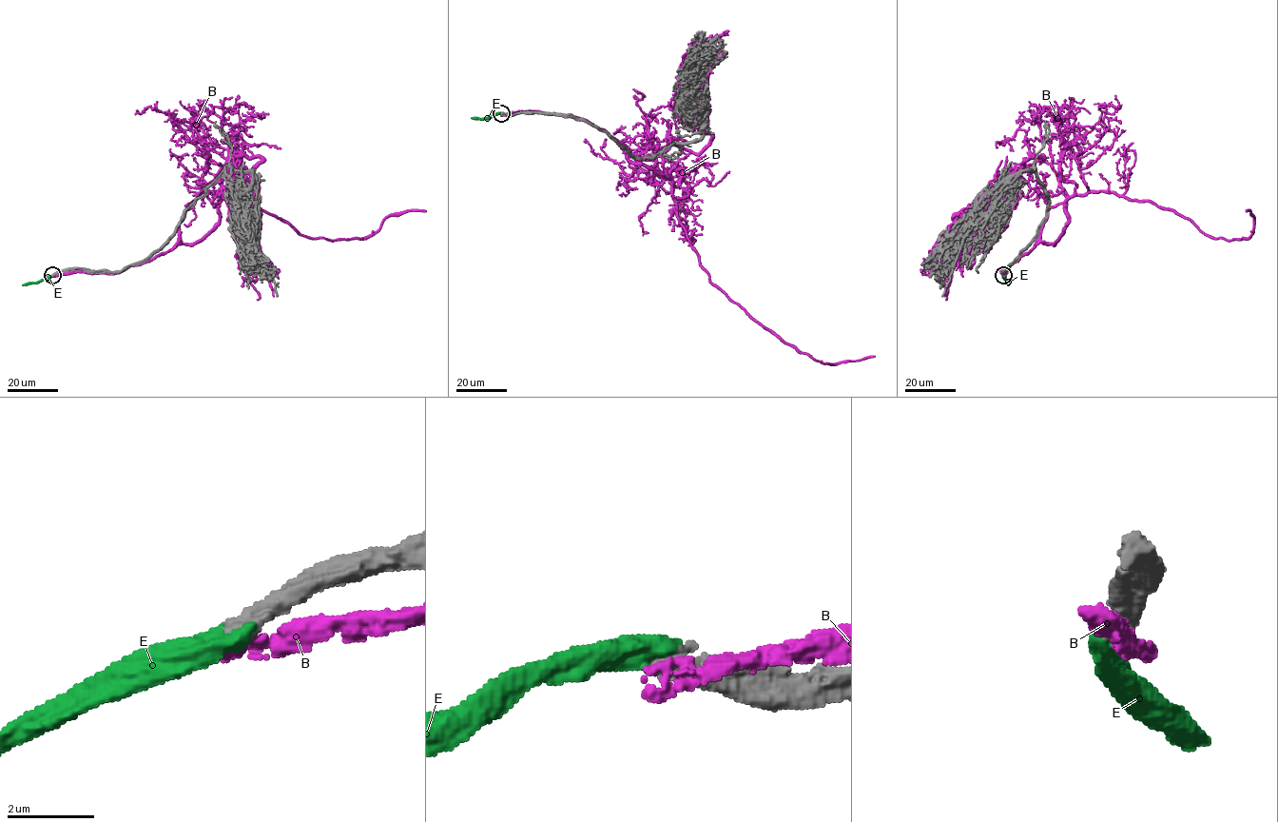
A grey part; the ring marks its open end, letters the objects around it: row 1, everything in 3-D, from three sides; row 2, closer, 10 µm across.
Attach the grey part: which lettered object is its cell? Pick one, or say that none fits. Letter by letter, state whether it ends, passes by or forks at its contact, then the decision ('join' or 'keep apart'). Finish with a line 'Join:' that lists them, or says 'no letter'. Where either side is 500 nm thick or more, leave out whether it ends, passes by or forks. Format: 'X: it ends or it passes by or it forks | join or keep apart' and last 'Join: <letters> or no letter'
B: keep apart
E: join
Join: E

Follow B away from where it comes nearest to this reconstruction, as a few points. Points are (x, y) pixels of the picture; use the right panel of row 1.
B: (1003, 275), (1038, 242), (1055, 242), (1071, 197), (1107, 191), (1154, 203), (1231, 240), (1252, 233), (1246, 210)

